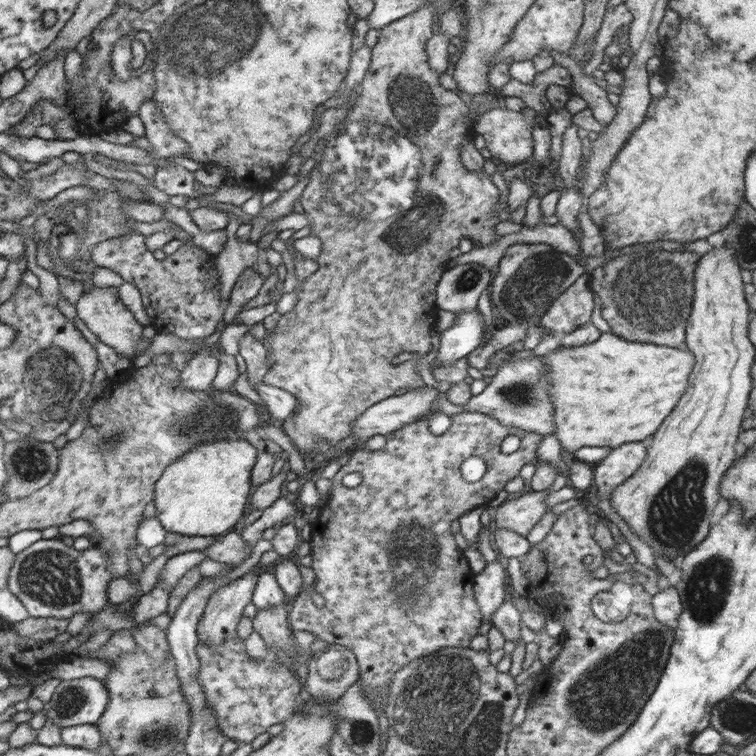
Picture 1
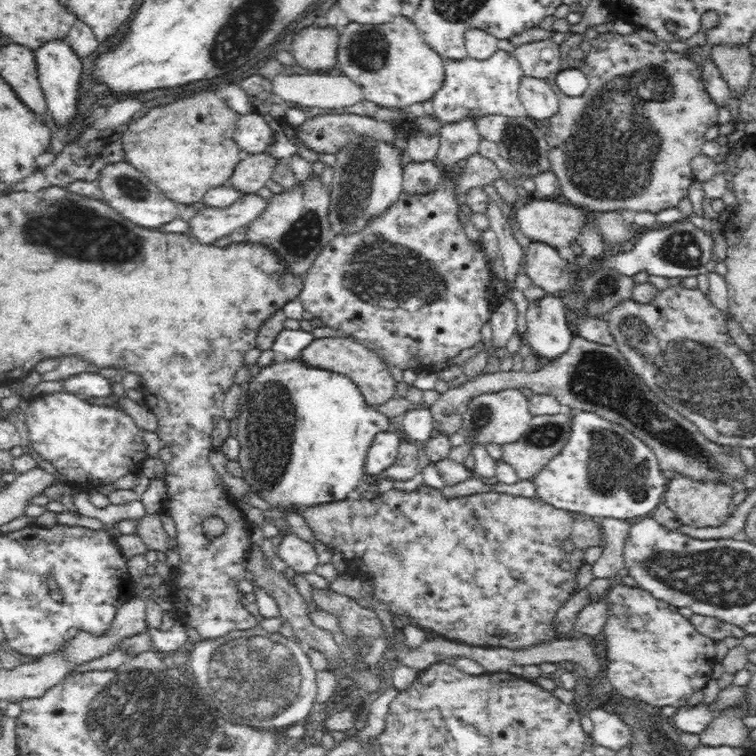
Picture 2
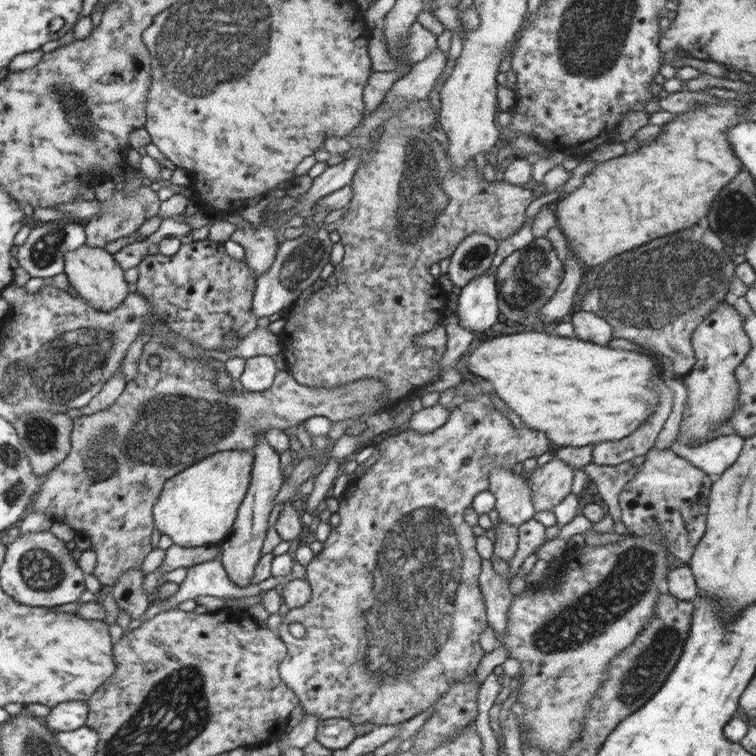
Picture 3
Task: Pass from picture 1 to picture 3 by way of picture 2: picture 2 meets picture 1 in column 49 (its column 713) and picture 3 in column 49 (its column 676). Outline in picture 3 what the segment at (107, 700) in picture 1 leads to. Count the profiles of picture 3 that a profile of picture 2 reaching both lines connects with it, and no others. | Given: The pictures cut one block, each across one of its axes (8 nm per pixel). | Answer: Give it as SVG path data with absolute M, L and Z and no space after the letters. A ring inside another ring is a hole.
M71 700L59 704L47 716L48 727L58 732L72 732L87 727L90 712L89 701Z

